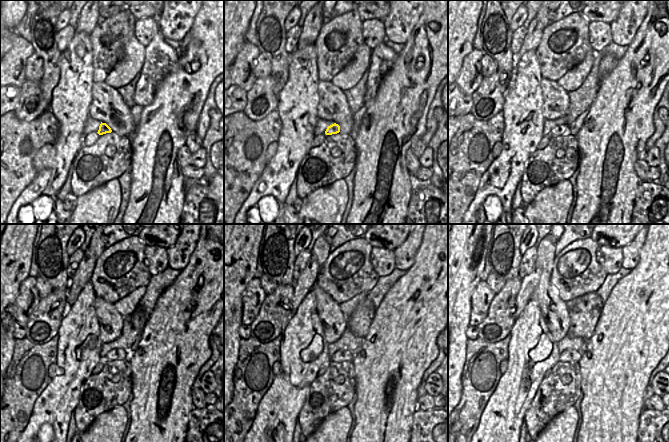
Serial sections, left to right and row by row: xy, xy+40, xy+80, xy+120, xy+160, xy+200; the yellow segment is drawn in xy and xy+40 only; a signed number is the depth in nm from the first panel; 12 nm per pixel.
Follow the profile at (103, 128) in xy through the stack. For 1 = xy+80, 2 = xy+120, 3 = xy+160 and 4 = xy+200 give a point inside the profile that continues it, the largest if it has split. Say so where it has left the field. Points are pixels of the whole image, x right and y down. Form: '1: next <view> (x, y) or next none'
1: next xy+80 (559, 129)
2: next xy+120 (115, 354)
3: next xy+160 (341, 355)
4: next xy+200 (567, 355)

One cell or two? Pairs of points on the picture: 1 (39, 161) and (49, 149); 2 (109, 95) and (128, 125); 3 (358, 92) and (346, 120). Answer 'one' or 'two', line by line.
1: one
2: one
3: two

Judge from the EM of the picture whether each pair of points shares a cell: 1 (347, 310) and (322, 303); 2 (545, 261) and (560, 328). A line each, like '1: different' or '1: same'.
1: different
2: same

